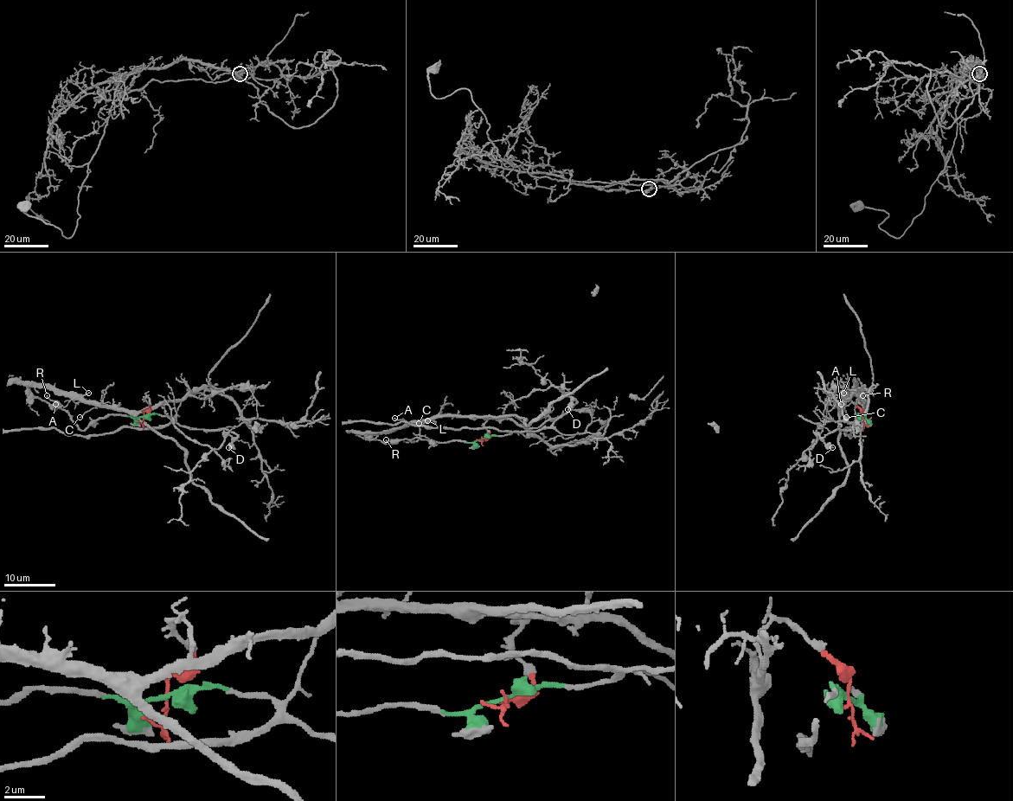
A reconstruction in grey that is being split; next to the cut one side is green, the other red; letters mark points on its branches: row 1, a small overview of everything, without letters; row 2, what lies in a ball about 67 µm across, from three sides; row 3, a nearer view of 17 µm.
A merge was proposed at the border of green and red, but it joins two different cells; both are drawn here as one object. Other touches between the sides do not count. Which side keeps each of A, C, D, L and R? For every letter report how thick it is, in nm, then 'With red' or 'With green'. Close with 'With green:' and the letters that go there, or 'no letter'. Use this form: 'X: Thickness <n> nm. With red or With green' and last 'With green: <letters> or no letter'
A: Thickness 120 nm. With red
C: Thickness 90 nm. With red
D: Thickness 400 nm. With green
L: Thickness 140 nm. With red
R: Thickness 100 nm. With green
With green: D, R

